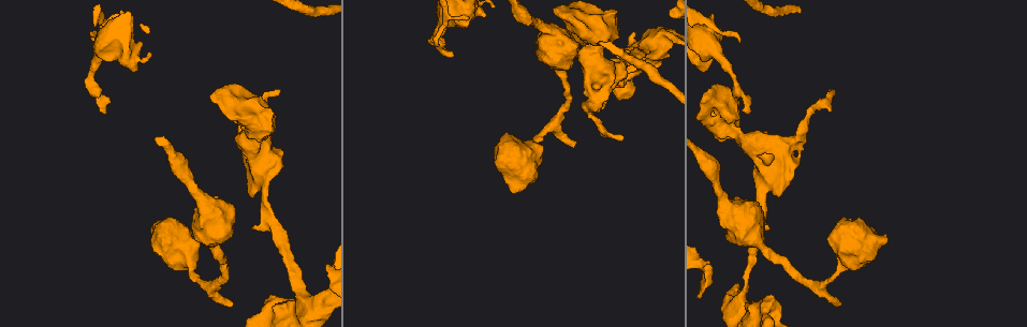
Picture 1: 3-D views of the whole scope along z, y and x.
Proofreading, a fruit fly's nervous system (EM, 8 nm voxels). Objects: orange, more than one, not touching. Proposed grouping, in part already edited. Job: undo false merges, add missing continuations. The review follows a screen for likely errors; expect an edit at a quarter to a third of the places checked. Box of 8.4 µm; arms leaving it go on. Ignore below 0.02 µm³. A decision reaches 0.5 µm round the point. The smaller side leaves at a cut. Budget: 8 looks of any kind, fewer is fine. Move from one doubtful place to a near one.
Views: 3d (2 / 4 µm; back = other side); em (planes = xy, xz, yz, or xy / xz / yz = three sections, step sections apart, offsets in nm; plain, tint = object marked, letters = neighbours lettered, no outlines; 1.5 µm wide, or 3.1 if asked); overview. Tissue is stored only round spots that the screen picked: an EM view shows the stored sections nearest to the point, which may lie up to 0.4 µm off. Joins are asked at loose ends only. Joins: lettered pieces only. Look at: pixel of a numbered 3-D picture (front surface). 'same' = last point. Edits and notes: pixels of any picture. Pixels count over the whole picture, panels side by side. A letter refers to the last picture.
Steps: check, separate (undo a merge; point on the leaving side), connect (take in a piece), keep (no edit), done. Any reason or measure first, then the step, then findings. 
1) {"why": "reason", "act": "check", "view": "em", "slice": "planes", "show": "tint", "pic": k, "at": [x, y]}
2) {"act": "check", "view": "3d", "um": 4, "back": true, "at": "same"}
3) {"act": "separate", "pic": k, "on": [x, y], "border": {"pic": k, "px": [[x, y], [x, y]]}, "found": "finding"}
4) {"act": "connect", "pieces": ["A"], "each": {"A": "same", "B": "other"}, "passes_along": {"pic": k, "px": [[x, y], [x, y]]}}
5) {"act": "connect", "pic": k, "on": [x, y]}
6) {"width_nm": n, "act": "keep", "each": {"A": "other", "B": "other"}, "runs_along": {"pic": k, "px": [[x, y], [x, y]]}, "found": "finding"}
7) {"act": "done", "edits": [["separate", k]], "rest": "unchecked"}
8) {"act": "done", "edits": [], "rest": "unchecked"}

{"why": "thick turns thin", "act": "check", "view": "em", "slice": "planes", "show": "letters", "pic": 1, "at": [594, 100]}

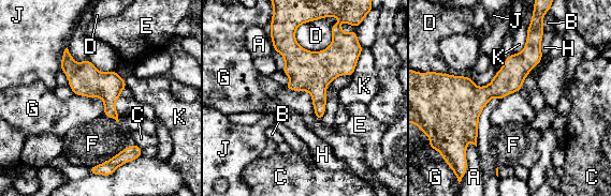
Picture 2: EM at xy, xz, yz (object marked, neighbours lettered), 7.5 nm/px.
{"width_nm": 180, "act": "keep", "each": {"A": "other", "B": "other", "C": "other", "D": "other", "E": "other", "F": "other", "G": "other", "H": "other", "J": "other", "K": "other"}, "border": {"pic": 2, "px": [[284, 87], [306, 90], [321, 120]]}, "found": "continuous, no second cell"}

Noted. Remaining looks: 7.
{"why": "free end", "act": "check", "view": "3d", "um": 2, "pic": 1, "at": [768, 231]}

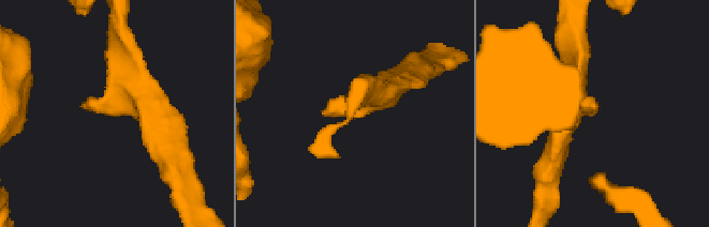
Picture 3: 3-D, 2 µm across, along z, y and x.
{"why": "now the EM", "act": "check", "view": "em", "slice": "planes", "show": "tint", "pic": 3, "at": [86, 110]}

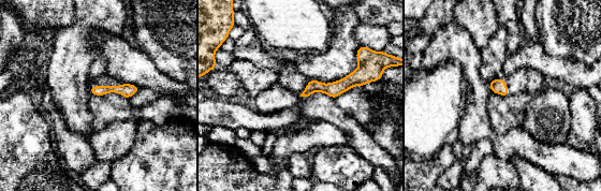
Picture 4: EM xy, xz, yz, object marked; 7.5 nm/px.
{"act": "check", "view": "em", "slice": "planes", "show": "letters", "at": "same"}

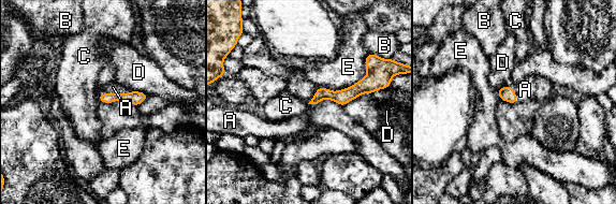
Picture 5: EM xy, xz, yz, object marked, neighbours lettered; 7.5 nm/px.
{"act": "connect", "pieces": ["A"], "each": {"A": "same", "B": "other", "C": "other", "D": "other", "E": "other"}, "passes_along": {"pic": 5, "px": [[135, 98], [114, 93], [113, 87]]}, "found": "it goes on there"}

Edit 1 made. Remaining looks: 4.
{"why": "thin end", "act": "check", "view": "3d", "um": 2, "pic": 1, "at": [232, 305]}

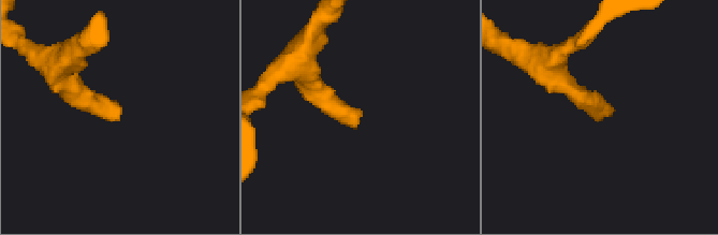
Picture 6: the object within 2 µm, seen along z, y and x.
{"act": "check", "view": "em", "slice": "planes", "show": "letters", "pic": 6, "at": [600, 111]}

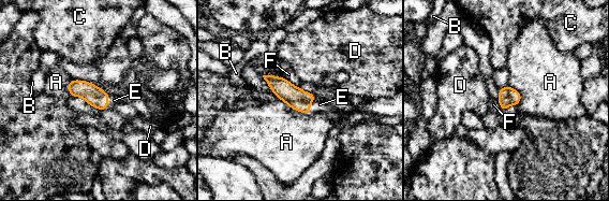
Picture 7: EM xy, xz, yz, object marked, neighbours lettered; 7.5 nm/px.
{"act": "connect", "pieces": ["E"], "each": {"A": "other", "B": "other", "C": "other", "D": "other", "E": "same", "F": "other"}, "found": "it goes on there"}

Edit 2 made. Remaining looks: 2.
{"act": "done", "edits": [["connect", 5], ["connect", 7]], "rest": "unchecked"}

